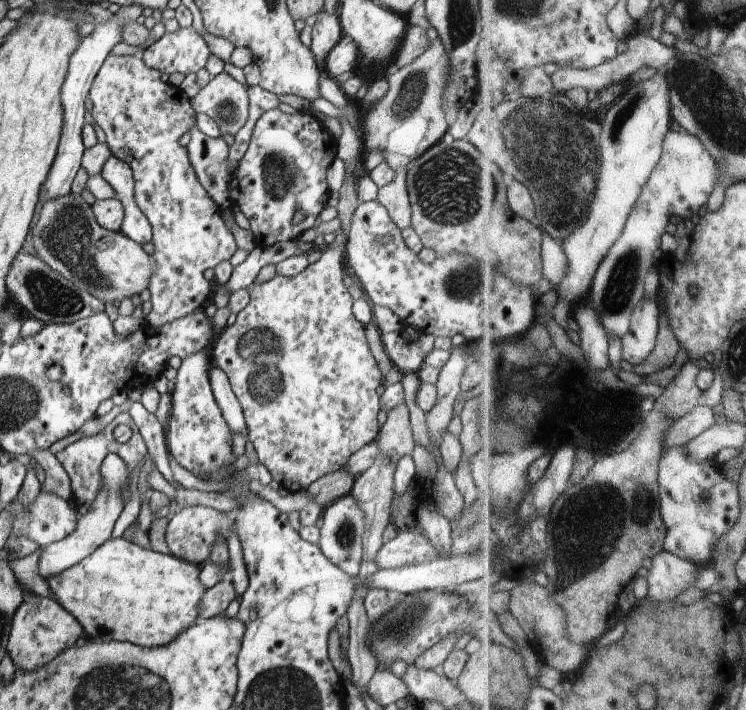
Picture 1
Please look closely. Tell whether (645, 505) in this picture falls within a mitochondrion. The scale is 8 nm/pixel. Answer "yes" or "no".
yes

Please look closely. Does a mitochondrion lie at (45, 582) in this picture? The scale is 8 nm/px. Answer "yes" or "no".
no

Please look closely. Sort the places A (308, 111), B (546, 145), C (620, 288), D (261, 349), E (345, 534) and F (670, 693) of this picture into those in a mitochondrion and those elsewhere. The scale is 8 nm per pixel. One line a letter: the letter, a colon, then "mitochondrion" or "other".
A: other
B: mitochondrion
C: mitochondrion
D: mitochondrion
E: mitochondrion
F: other

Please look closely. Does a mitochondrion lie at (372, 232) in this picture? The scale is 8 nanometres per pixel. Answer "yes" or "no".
no

